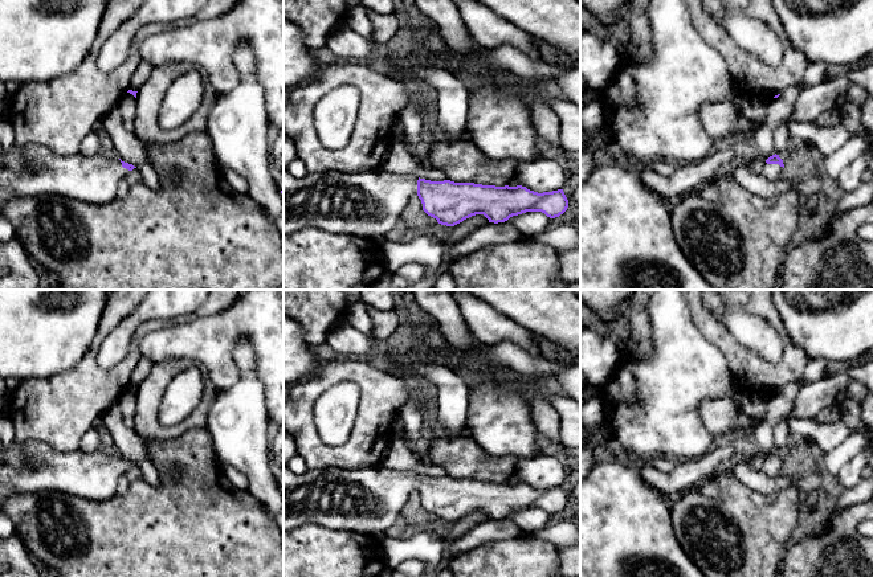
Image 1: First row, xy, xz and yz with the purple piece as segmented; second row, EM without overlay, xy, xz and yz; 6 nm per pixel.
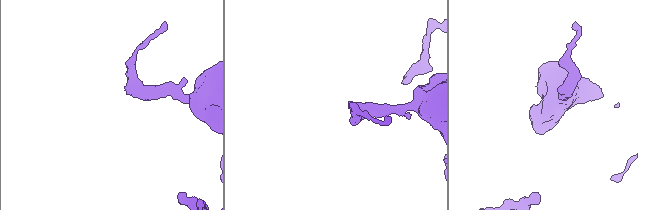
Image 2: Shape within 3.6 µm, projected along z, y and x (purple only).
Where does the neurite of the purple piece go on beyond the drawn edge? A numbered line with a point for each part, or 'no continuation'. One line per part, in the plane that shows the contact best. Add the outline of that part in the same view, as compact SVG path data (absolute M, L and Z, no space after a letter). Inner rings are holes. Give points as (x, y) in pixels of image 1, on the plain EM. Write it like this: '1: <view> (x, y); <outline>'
1: yz (771, 469); M764 459L760 465L760 471L770 479L776 479L784 474L784 465L779 461Z

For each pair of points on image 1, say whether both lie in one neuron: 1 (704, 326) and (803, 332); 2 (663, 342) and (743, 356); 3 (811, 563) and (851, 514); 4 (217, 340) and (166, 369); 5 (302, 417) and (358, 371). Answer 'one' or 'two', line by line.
1: two
2: two
3: one
4: two
5: one

